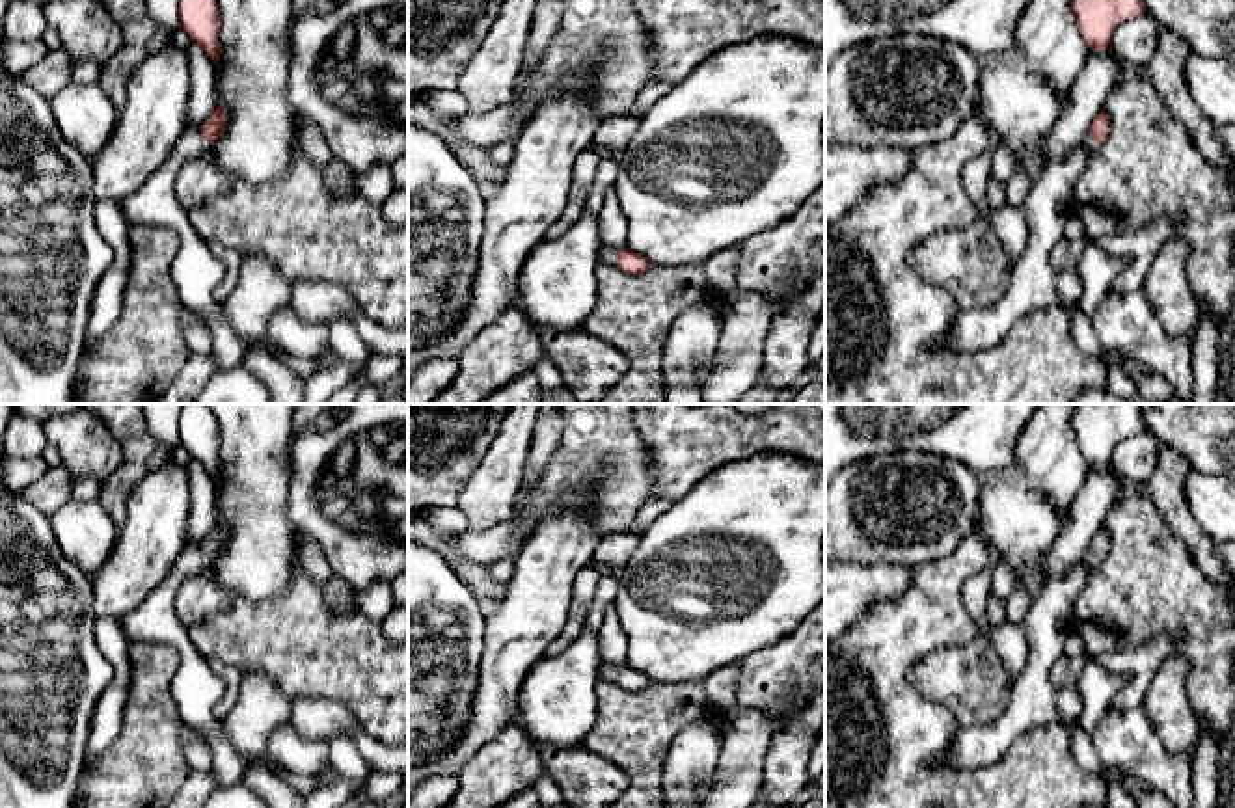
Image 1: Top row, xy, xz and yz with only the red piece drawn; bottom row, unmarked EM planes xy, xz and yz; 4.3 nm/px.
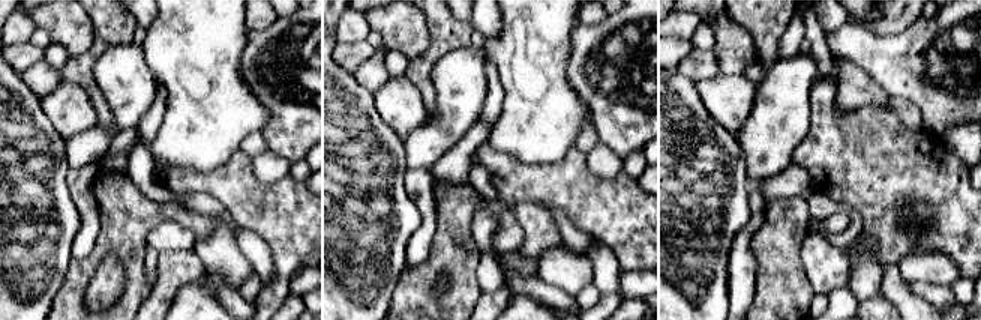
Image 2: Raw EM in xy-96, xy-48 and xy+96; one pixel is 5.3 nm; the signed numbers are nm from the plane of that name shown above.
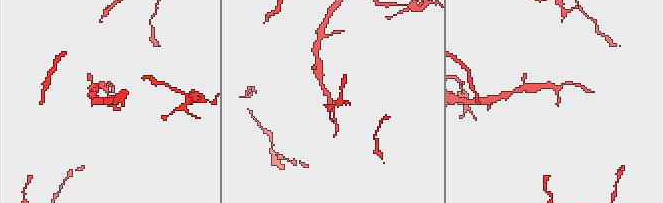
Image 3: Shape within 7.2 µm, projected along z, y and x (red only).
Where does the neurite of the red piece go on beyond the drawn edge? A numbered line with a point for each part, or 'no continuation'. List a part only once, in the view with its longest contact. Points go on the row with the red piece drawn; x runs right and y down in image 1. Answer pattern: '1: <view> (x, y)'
1: xy (196, 270)

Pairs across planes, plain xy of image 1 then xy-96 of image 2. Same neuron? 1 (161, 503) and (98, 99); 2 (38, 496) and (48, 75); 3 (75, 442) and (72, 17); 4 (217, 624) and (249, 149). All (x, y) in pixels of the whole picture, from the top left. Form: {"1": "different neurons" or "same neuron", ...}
{"1": "different neurons", "2": "same neuron", "3": "same neuron", "4": "different neurons"}

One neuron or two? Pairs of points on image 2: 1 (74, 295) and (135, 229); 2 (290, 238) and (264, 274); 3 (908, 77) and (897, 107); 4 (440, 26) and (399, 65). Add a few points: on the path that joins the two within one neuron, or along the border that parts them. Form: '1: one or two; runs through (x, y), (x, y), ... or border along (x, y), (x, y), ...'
1: one; runs through (78, 275), (116, 236)
2: two; border along (252, 232), (272, 254), (273, 277), (266, 284)
3: two; border along (890, 96), (911, 101), (920, 110), (923, 125)
4: two; border along (408, 60), (402, 75)

